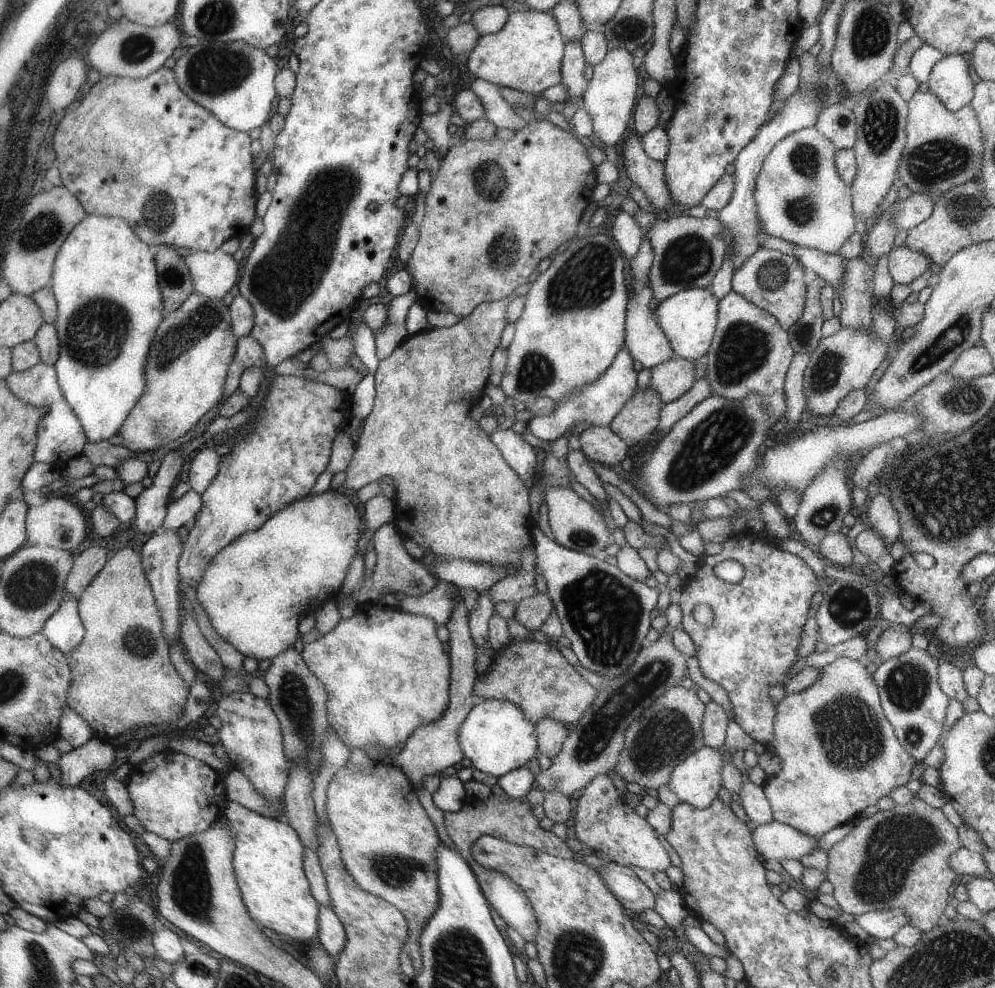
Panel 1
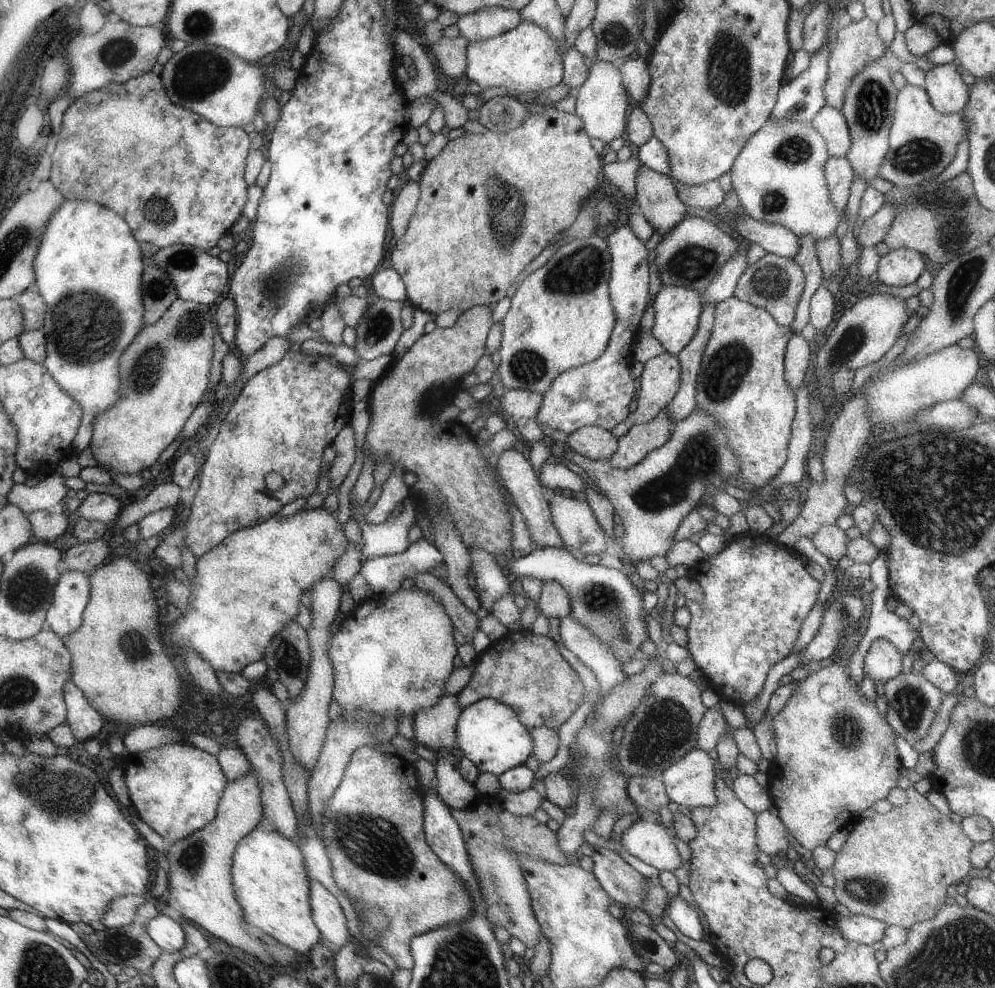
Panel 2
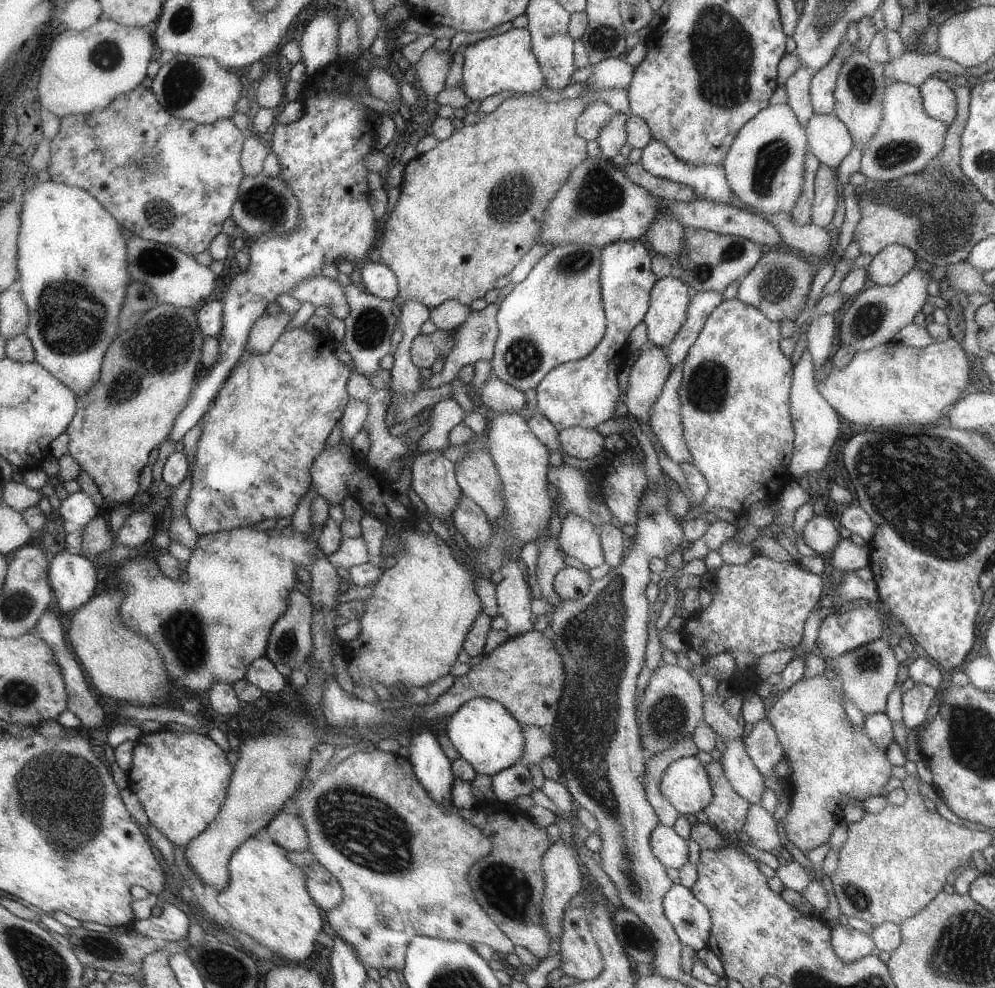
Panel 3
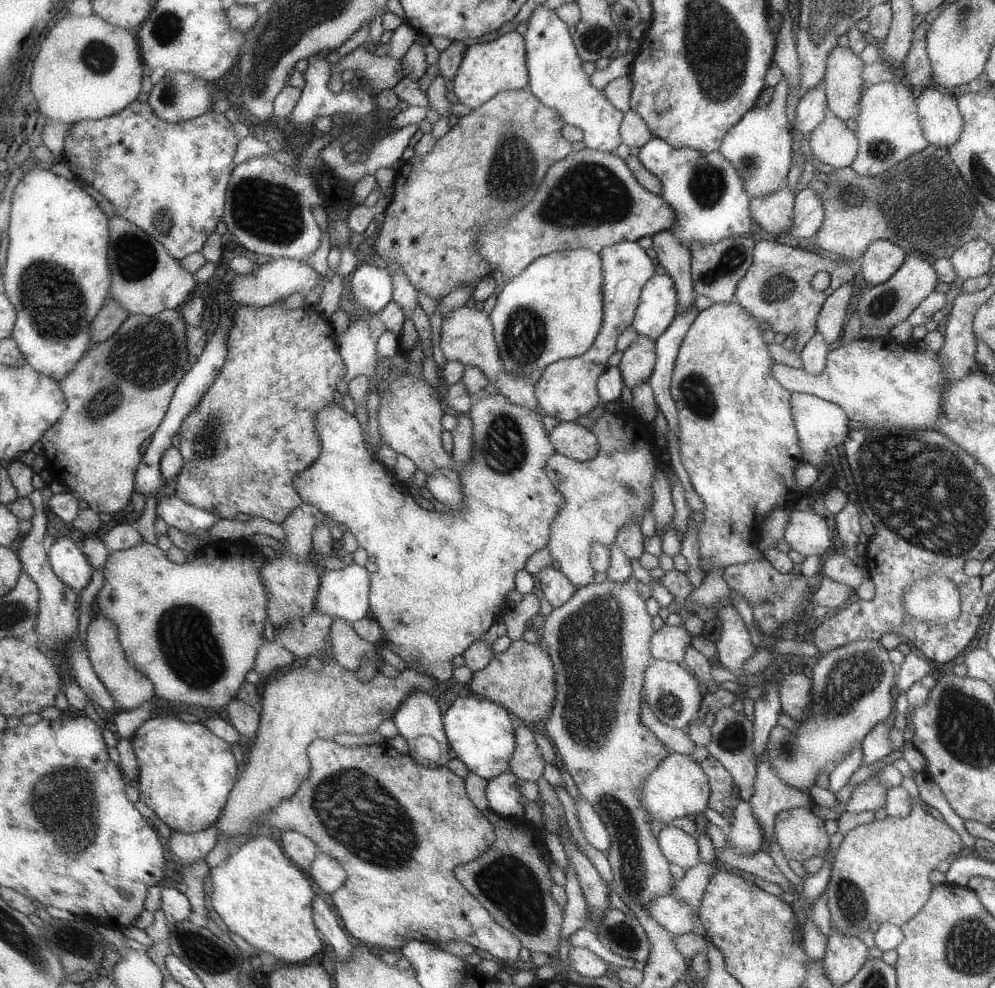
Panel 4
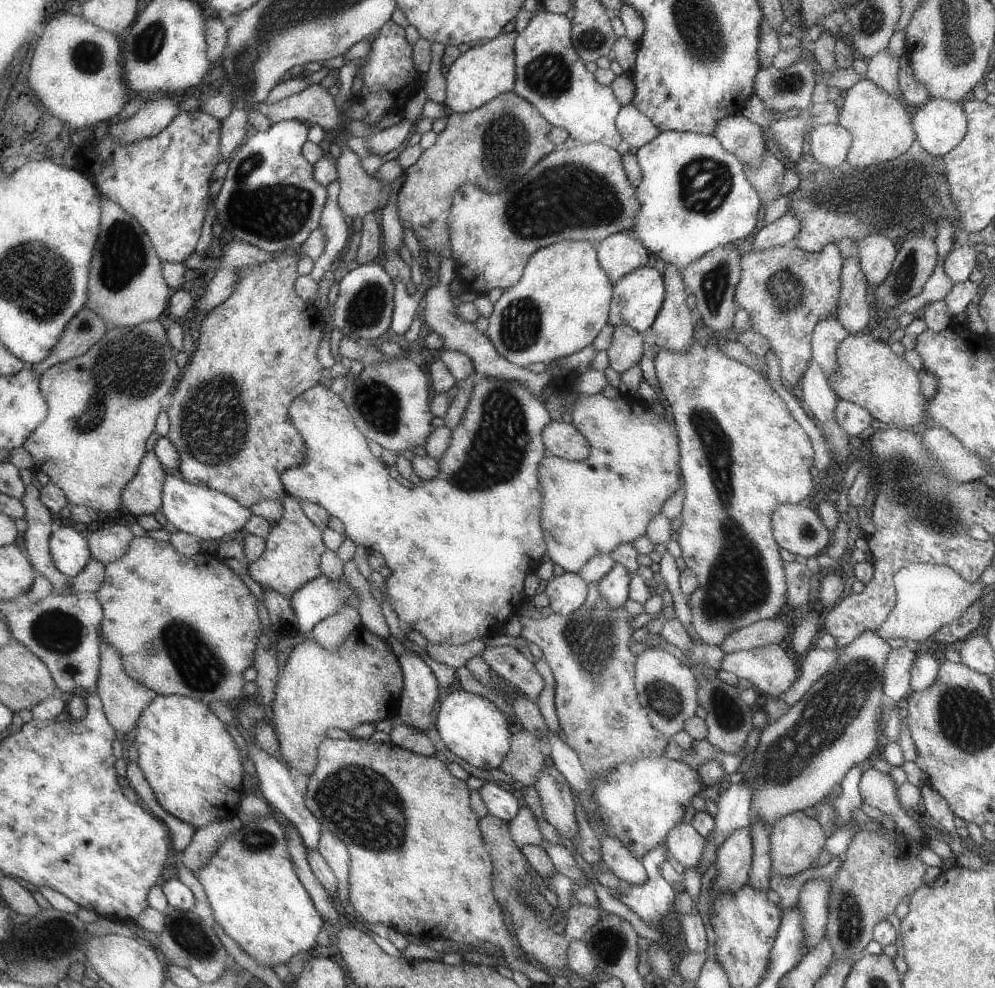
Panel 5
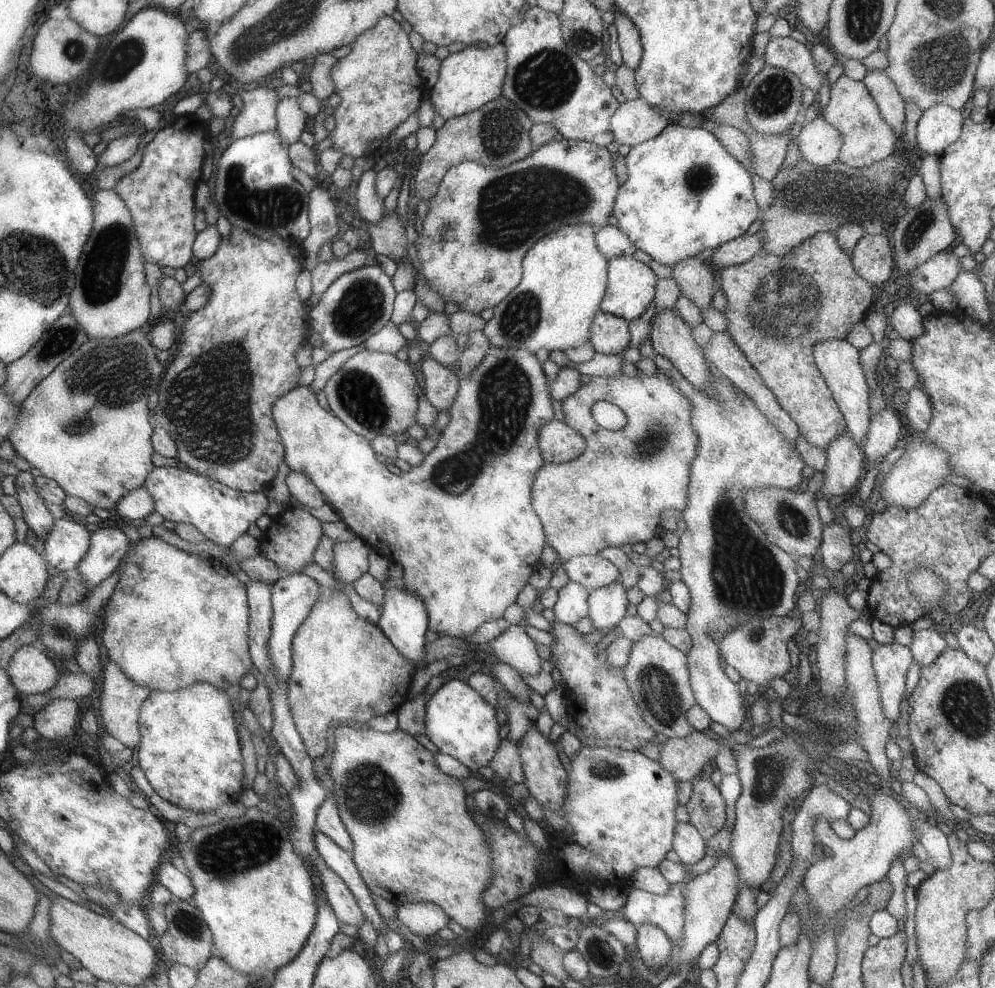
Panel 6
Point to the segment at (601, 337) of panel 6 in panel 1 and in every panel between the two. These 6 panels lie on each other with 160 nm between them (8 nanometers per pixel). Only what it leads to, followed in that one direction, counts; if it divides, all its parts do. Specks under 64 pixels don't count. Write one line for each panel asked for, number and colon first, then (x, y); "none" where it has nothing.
1: (671, 379)
2: (659, 381)
3: (647, 375)
4: (638, 360)
5: (624, 351)

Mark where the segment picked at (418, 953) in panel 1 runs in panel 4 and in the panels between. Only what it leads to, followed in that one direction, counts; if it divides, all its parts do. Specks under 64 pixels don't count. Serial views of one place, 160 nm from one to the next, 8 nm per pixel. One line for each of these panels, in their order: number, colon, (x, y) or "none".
2: (374, 825)
3: (417, 883)
4: (400, 829)

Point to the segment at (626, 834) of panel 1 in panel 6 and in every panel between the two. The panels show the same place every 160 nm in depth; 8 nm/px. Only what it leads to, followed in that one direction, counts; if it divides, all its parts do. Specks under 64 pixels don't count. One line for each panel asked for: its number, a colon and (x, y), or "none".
2: (645, 840)
3: (667, 846)
4: (679, 848)
5: (682, 842)
6: (687, 843)

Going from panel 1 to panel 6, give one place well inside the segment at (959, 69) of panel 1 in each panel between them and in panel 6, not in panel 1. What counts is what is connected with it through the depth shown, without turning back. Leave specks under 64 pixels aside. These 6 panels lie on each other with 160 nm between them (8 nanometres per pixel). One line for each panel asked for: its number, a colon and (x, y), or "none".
2: (947, 93)
3: (938, 100)
4: (942, 122)
5: (940, 124)
6: (937, 127)

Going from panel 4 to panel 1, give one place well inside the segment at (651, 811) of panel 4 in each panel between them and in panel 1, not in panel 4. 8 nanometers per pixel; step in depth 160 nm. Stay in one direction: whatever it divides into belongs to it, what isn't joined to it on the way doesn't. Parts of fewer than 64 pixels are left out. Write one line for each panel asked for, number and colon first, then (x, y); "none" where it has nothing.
1: (696, 781)
2: (689, 782)
3: (684, 783)

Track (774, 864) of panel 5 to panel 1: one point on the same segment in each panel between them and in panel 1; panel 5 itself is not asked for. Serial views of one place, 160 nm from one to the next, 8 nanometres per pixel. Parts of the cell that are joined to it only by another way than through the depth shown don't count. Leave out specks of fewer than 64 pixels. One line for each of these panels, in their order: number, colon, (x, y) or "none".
1: (838, 755)
2: (833, 758)
3: (828, 761)
4: (799, 833)

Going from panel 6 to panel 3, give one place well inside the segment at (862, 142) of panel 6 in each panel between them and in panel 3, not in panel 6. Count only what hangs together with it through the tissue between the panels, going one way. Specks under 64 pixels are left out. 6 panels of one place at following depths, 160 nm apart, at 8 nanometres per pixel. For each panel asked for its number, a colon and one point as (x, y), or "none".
3: (908, 139)
4: (888, 131)
5: (880, 127)

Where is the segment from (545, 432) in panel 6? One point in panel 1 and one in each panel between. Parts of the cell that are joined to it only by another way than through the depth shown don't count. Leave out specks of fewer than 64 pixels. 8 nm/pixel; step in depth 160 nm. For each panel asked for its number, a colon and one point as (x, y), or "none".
1: (600, 444)
2: (593, 442)
3: (581, 443)
4: (571, 440)
5: (563, 440)

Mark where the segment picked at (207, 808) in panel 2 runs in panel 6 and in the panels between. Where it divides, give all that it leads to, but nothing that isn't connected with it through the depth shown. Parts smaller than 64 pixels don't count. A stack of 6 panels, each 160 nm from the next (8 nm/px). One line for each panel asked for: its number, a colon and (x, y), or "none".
3: (182, 779)
4: (187, 773)
5: (194, 765)
6: (190, 752)

